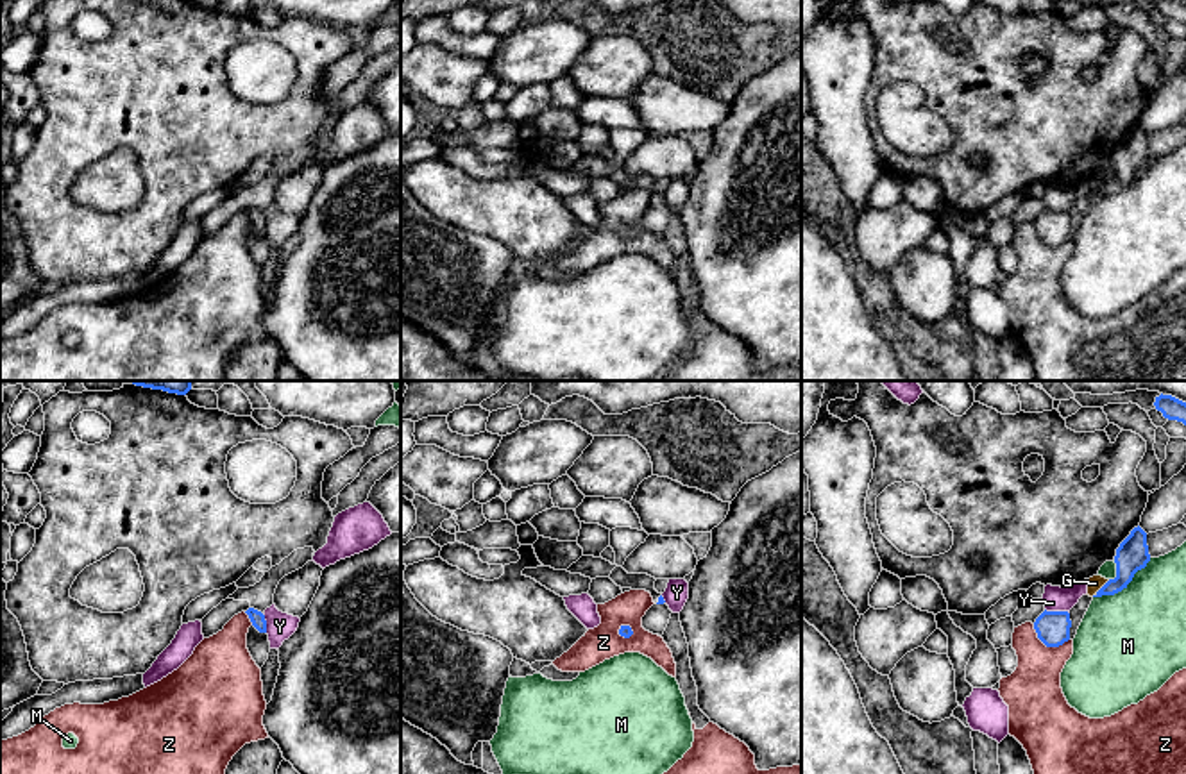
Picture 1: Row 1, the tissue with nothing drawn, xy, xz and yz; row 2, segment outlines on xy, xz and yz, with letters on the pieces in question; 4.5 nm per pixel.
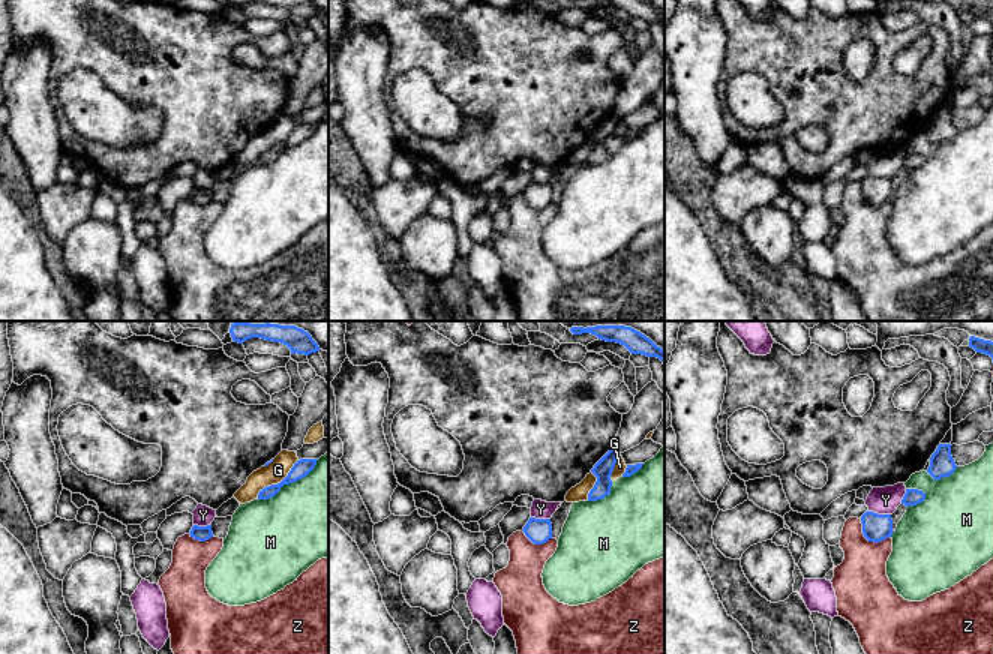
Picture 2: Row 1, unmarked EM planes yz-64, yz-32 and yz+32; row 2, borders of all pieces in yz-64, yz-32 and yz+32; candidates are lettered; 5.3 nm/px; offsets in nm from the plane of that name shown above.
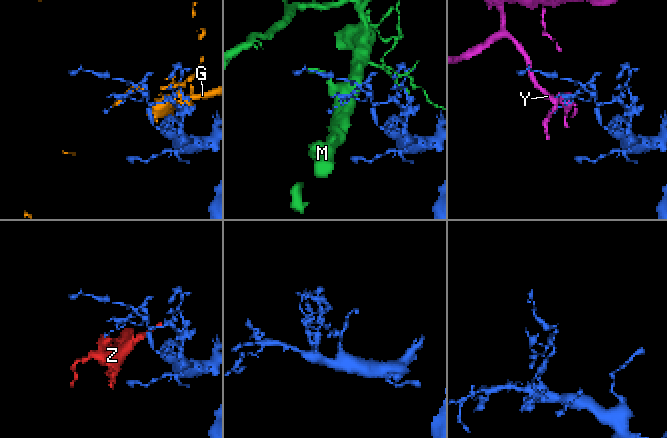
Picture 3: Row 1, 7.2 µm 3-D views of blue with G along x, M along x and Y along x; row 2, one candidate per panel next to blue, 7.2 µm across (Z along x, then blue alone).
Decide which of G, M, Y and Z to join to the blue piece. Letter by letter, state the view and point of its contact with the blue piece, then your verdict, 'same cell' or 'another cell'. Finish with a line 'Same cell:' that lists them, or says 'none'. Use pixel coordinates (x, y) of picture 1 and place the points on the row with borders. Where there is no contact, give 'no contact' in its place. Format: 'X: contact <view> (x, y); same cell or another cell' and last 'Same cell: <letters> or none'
G: contact yz (1102, 587); another cell
M: contact yz (1124, 587); another cell
Y: contact yz (1058, 612); another cell
Z: contact yz (1047, 646); another cell
Same cell: none

